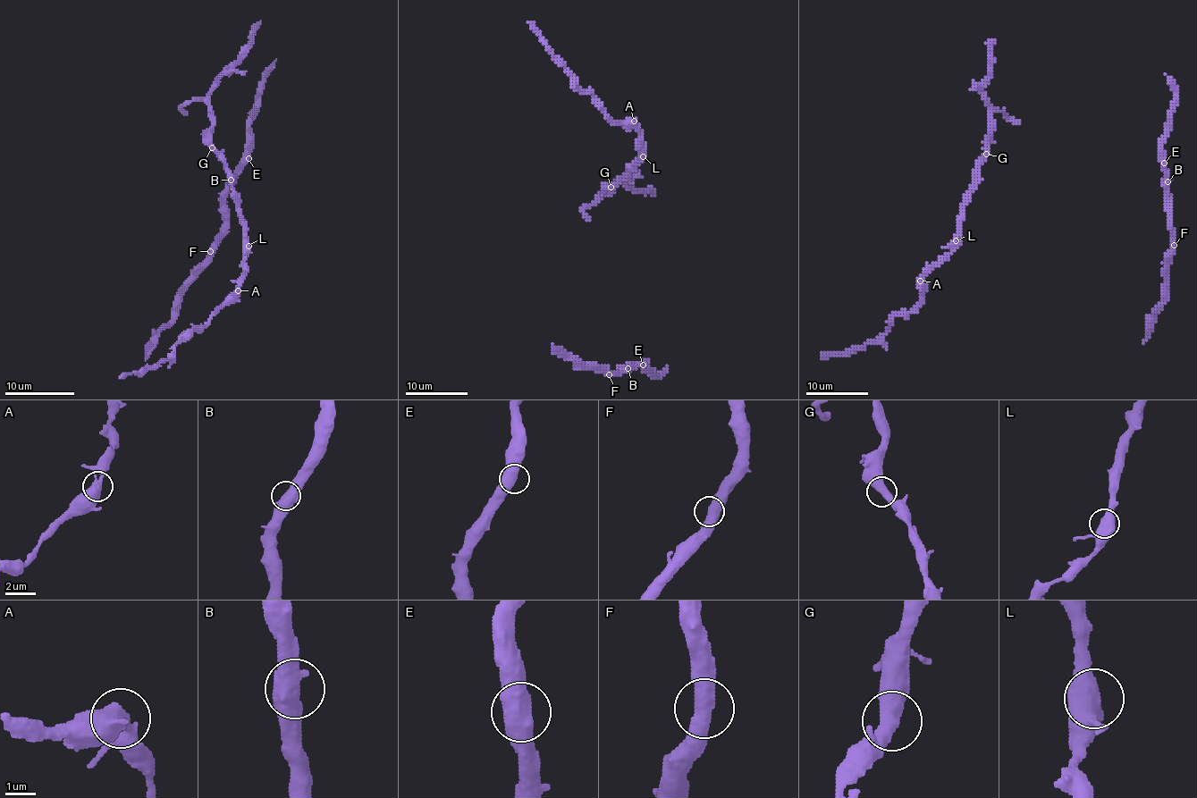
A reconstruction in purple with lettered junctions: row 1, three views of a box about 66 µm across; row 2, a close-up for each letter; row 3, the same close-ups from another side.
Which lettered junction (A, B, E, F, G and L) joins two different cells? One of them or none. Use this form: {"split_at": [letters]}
{"split_at": []}

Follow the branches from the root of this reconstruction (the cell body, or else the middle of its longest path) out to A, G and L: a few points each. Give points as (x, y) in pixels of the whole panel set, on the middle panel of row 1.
A: (590, 205), (609, 191), (638, 161), (640, 131), (634, 121)
G: (590, 205), (609, 191), (611, 187)
L: (590, 205), (609, 191), (643, 156)

